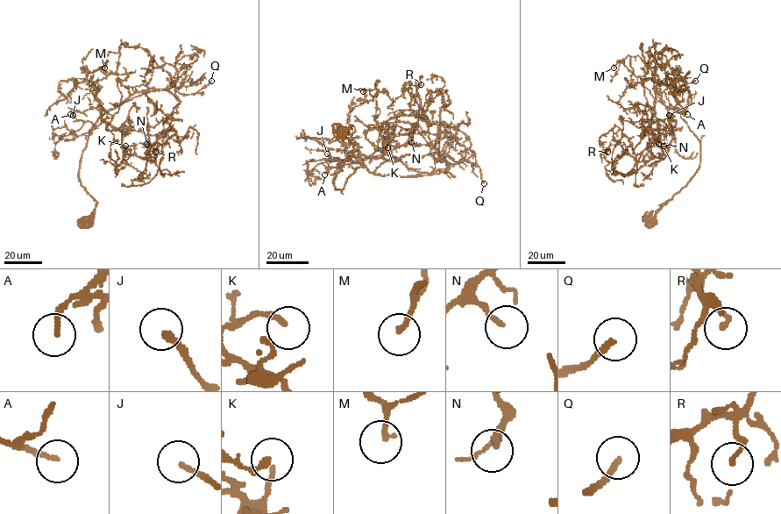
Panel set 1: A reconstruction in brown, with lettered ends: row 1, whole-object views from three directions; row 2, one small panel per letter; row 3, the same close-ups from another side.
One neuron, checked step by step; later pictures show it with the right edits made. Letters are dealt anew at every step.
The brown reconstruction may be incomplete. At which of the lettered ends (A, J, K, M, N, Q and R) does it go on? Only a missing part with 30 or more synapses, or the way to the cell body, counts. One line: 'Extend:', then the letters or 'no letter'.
Extend: A, J, Q

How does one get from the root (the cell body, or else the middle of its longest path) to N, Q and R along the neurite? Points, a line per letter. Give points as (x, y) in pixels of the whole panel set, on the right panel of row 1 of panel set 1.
N: (649, 223), (699, 164), (699, 139), (674, 107), (667, 109), (668, 151), (650, 158), (648, 148), (658, 144)
Q: (649, 223), (699, 164), (699, 139), (680, 116), (689, 91), (682, 101), (674, 95), (695, 81)
R: (649, 223), (698, 168), (699, 139), (670, 106), (672, 139), (665, 154), (635, 160), (622, 142), (607, 152)

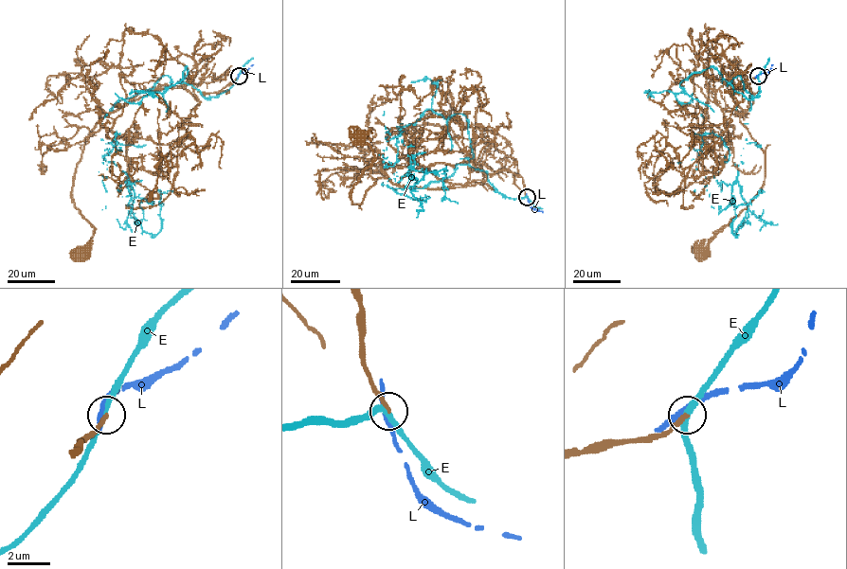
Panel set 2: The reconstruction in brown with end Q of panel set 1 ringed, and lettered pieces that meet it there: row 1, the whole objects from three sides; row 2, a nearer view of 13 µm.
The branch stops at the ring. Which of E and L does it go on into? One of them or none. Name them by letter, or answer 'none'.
none

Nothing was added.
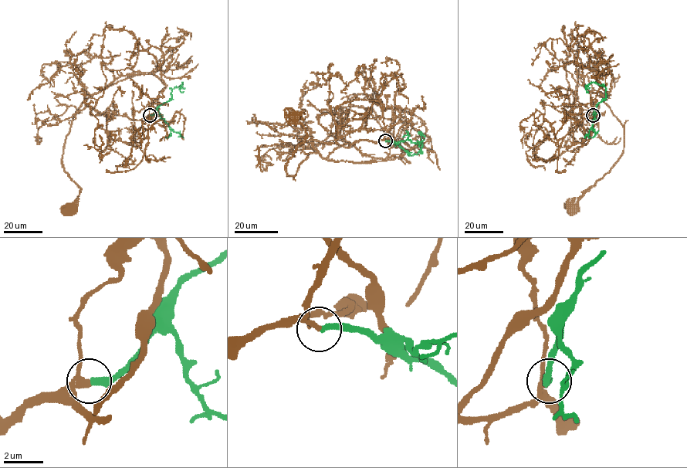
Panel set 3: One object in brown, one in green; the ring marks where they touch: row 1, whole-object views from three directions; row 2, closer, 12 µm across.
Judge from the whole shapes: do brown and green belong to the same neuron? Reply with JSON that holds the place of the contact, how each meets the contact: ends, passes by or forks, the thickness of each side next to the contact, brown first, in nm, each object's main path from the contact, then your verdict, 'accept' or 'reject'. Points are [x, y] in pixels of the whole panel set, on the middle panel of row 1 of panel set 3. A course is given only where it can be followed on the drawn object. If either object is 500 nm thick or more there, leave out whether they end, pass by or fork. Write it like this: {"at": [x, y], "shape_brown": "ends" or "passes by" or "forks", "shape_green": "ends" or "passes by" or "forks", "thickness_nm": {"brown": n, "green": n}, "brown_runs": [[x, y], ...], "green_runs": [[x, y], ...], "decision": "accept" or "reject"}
{"at": [385, 140], "shape_brown": "passes by", "shape_green": "ends", "thickness_nm": {"brown": 200, "green": 300}, "brown_runs": [[385, 140], [359, 140], [343, 147], [313, 137], [318, 151], [289, 175], [285, 164], [306, 136], [293, 116]], "green_runs": [[386, 140], [393, 141], [412, 156], [421, 149], [421, 140], [419, 132], [423, 134]], "decision": "accept"}

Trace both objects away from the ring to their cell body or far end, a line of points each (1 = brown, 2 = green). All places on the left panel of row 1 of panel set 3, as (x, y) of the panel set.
1: (150, 115), (100, 115), (86, 103), (86, 90), (90, 96), (74, 115), (62, 158), (80, 188), (69, 210)
2: (150, 115), (171, 98), (170, 92), (182, 82), (180, 89), (184, 92)

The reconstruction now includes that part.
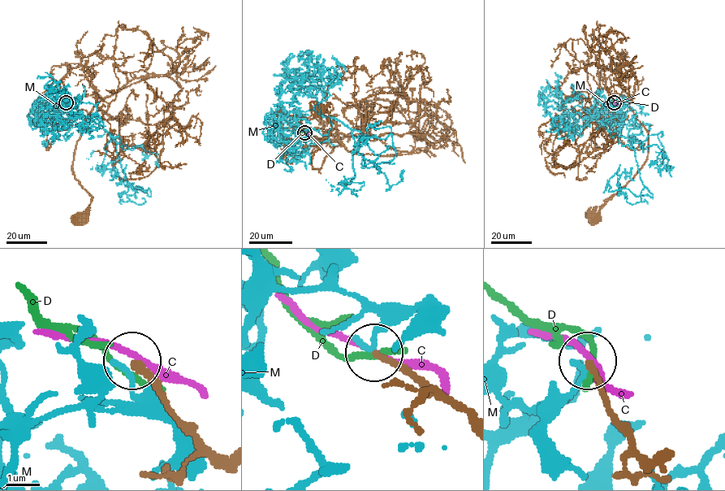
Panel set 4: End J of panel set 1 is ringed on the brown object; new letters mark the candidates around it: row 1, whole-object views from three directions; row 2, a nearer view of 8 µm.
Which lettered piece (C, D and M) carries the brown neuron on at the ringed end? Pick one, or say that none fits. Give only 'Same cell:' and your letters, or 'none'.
Same cell: none

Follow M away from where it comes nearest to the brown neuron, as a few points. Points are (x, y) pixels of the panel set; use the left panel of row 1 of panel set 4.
M: (66, 103), (58, 106), (112, 136), (128, 183), (151, 195), (116, 171), (110, 180)

